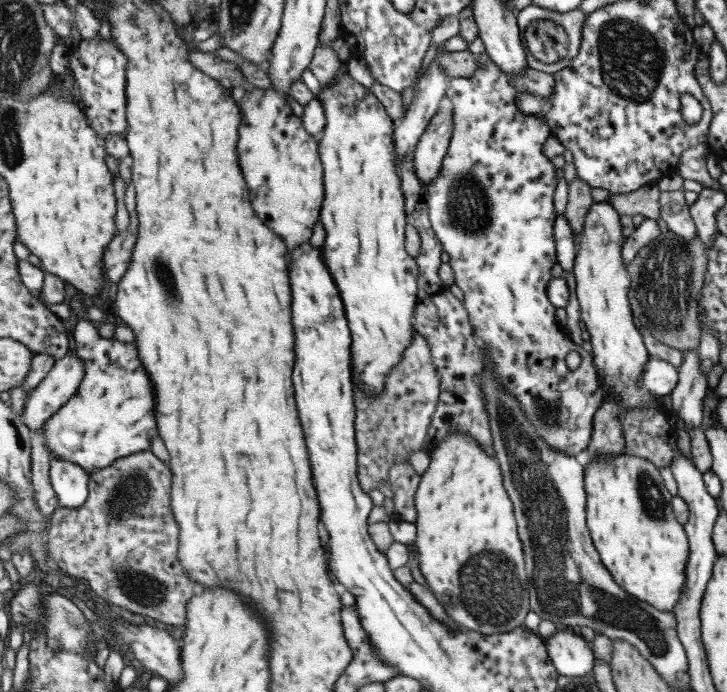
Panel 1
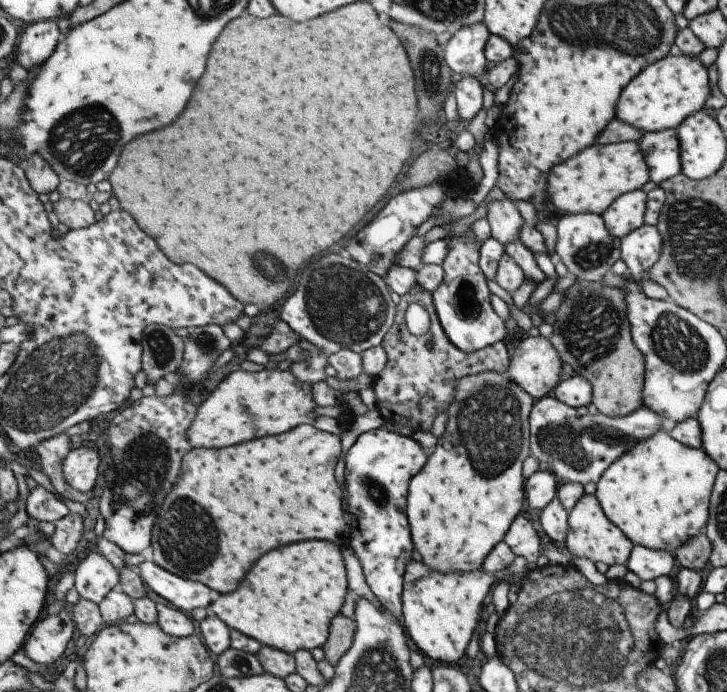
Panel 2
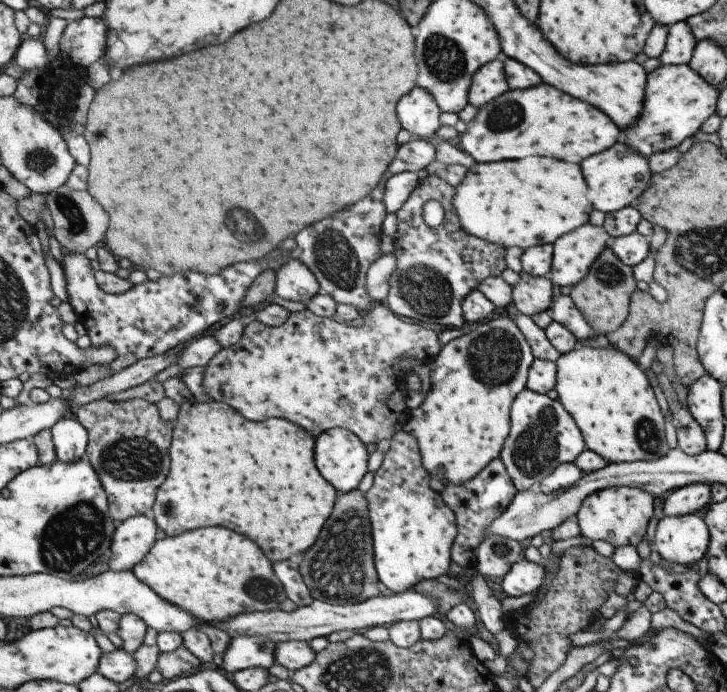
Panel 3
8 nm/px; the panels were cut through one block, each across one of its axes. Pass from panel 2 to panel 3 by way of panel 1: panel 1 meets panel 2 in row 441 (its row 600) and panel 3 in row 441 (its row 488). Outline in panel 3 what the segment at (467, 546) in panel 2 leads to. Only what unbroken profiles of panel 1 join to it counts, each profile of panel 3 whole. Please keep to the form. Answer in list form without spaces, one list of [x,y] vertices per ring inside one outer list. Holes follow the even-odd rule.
[[[499,312],[496,319],[481,323],[478,327],[475,327],[474,330],[449,341],[442,348],[439,356],[431,365],[430,390],[426,394],[423,403],[416,409],[411,410],[409,420],[403,426],[403,430],[414,433],[414,435],[418,437],[418,443],[422,452],[422,461],[424,467],[430,472],[430,474],[436,474],[437,470],[442,466],[445,469],[444,481],[451,483],[452,485],[462,485],[475,479],[481,472],[485,471],[491,463],[499,459],[499,456],[501,456],[501,450],[506,446],[506,440],[510,438],[513,404],[515,399],[517,399],[518,396],[528,387],[527,383],[530,376],[530,370],[535,359],[529,341],[526,339],[522,329],[519,328],[516,320],[512,318],[509,312]]]

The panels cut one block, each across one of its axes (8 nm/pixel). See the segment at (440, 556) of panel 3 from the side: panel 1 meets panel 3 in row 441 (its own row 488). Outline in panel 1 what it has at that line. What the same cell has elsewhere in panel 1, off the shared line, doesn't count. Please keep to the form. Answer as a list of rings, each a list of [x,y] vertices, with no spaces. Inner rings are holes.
[[[408,460],[391,466],[390,480],[393,492],[394,519],[415,523],[418,519],[416,495],[422,483],[422,474],[417,474]]]

